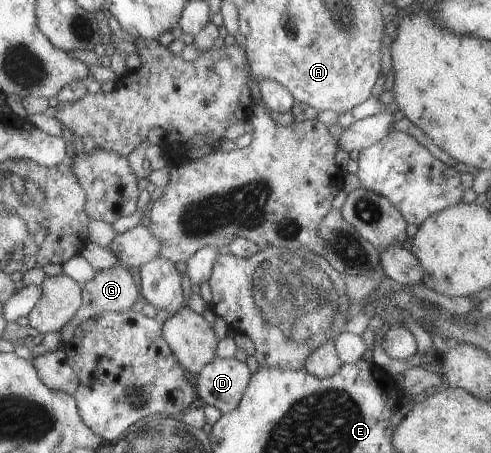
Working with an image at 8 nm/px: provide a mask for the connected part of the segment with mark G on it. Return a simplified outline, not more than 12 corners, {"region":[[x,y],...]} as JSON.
{"region":[[117,263],[81,288],[71,328],[95,312],[129,312],[139,297]]}

